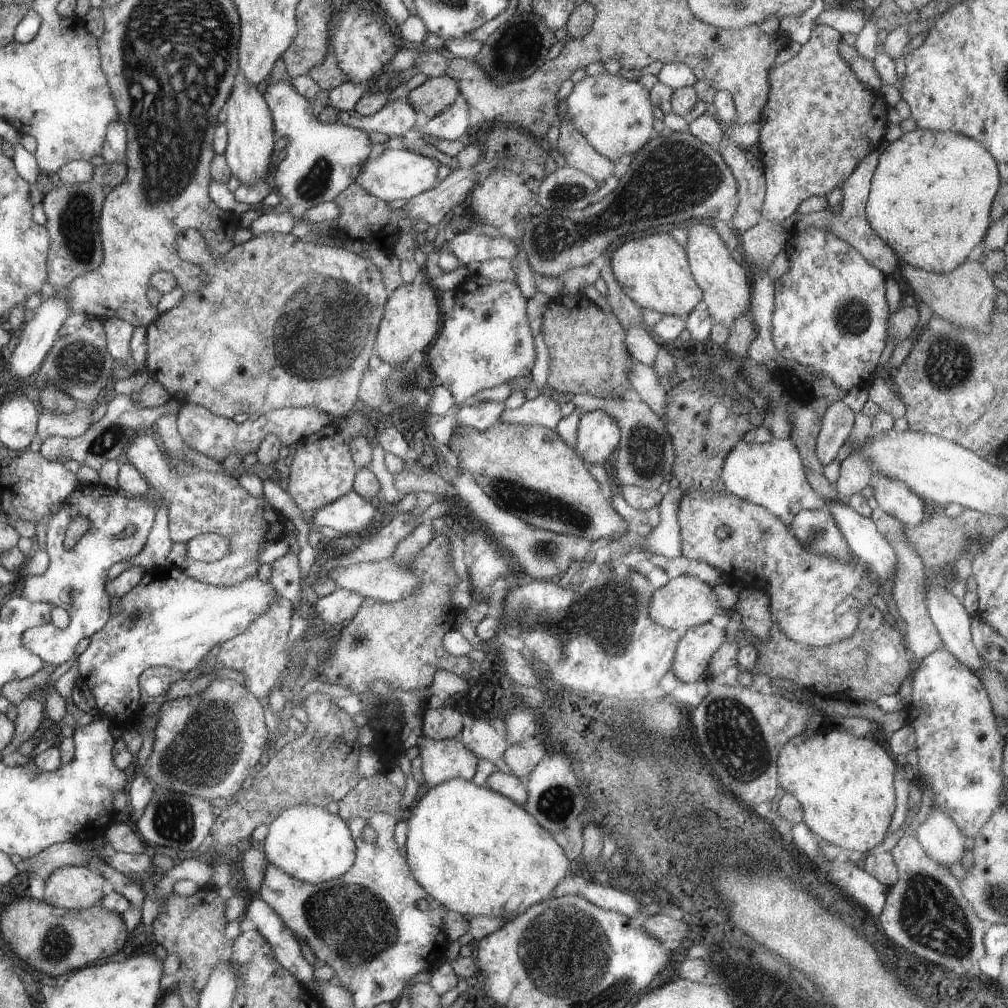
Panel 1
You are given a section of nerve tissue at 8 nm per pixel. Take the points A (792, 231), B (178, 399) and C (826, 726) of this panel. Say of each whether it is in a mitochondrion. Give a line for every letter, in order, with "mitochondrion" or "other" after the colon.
A: other
B: other
C: other

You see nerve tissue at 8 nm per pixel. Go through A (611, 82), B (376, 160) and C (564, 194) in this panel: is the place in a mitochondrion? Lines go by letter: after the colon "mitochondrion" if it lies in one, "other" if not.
A: other
B: other
C: mitochondrion

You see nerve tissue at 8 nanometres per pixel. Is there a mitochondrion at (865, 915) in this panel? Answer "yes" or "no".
no

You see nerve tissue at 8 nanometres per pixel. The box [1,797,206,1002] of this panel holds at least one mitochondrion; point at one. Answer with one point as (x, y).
(57, 943)

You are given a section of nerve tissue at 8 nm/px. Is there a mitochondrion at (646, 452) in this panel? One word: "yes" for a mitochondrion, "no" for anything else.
yes

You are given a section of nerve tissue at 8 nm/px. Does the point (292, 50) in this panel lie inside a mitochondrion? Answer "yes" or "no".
no

